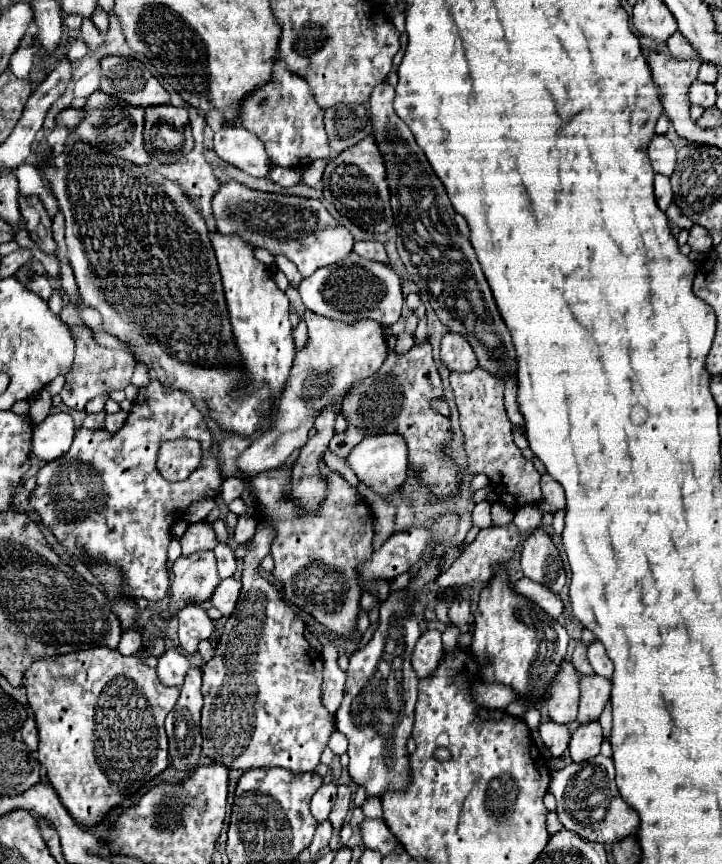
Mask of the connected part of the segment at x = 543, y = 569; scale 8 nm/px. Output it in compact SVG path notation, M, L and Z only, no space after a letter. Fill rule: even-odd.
M540 529L534 531L522 545L522 573L554 593L560 593L566 583L560 553L552 539Z

